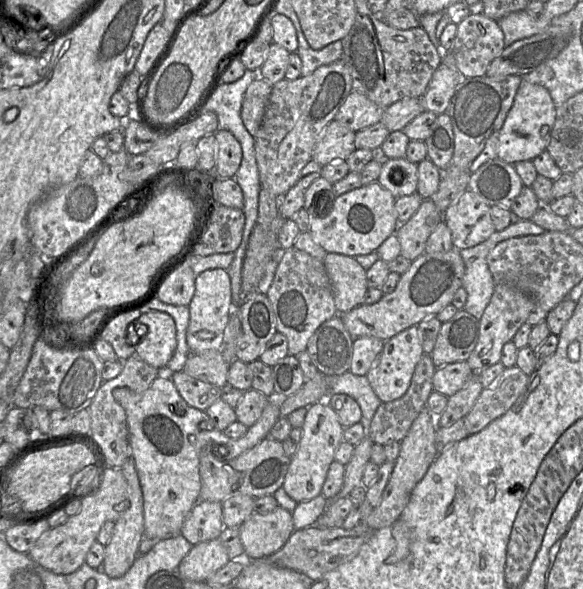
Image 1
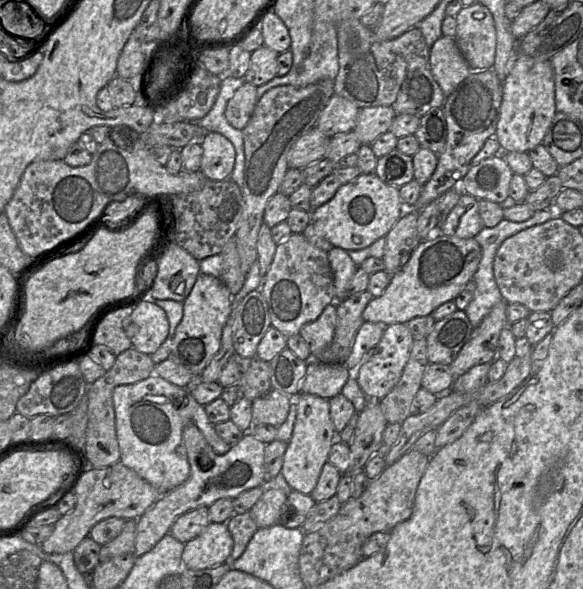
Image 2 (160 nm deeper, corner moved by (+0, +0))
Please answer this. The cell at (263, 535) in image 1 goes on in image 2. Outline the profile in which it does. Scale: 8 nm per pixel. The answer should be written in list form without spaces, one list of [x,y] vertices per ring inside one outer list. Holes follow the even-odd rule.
[[[265,489],[251,508],[250,513],[258,528],[265,528],[280,522],[287,496],[280,489]]]

